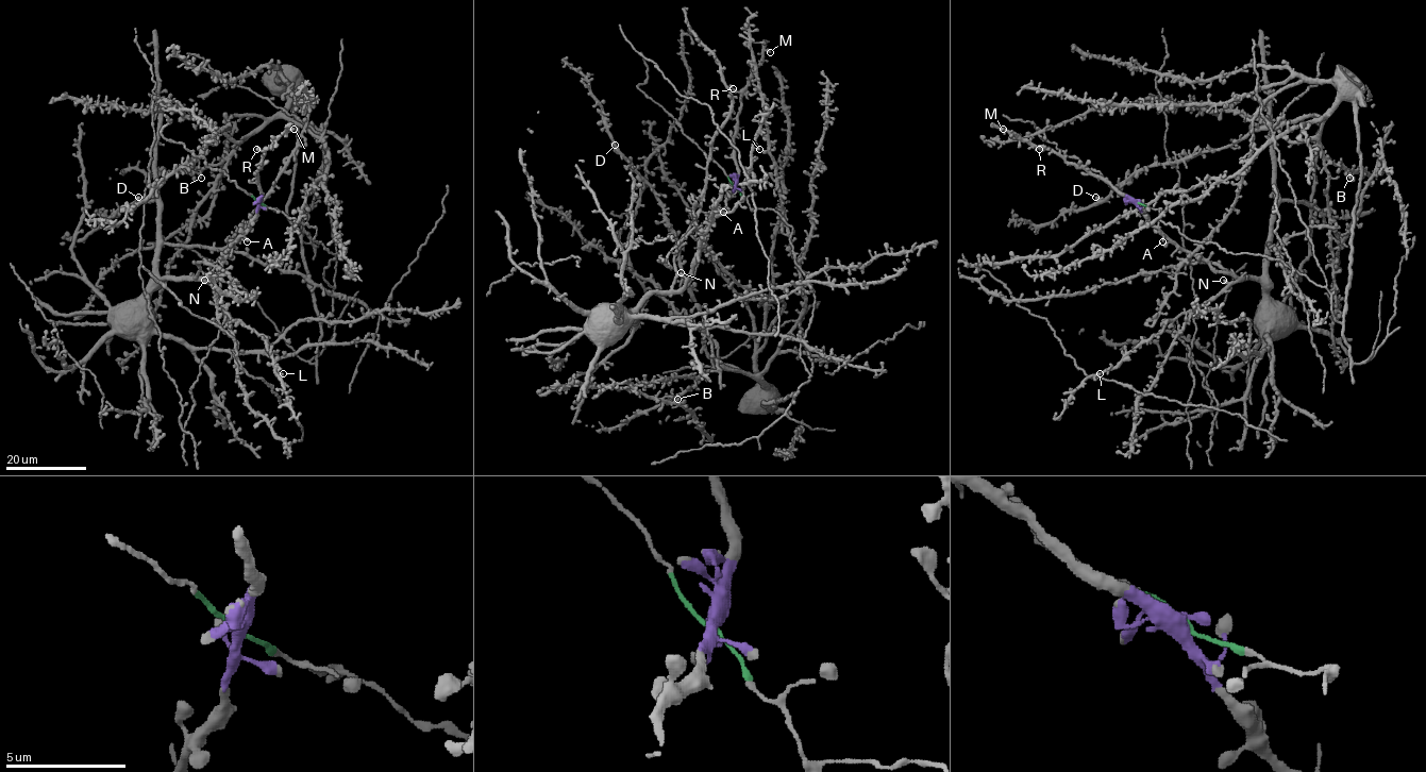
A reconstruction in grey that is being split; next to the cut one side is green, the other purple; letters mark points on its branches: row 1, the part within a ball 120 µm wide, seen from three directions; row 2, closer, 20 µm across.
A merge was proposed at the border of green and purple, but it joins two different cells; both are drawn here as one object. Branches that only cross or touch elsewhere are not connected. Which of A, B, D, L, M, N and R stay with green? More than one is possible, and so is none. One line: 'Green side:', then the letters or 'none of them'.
Green side: B, D

